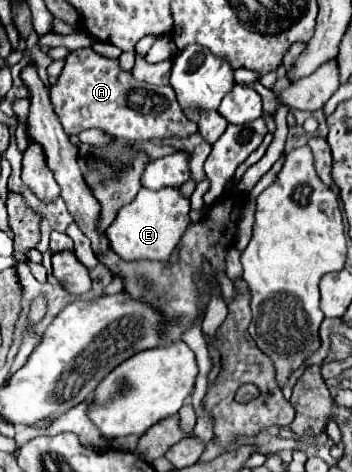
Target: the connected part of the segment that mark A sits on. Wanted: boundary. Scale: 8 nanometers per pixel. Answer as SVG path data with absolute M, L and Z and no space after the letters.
M90 47L76 49L66 57L58 83L50 87L50 99L68 135L96 127L116 139L152 141L166 137L188 137L196 133L196 123L182 113L170 85L156 87L138 83L130 71L122 71L118 59L108 59Z

